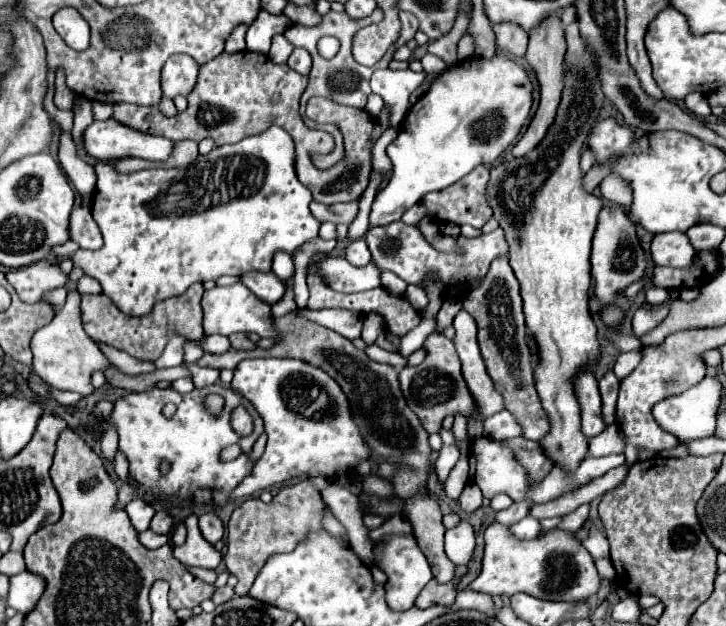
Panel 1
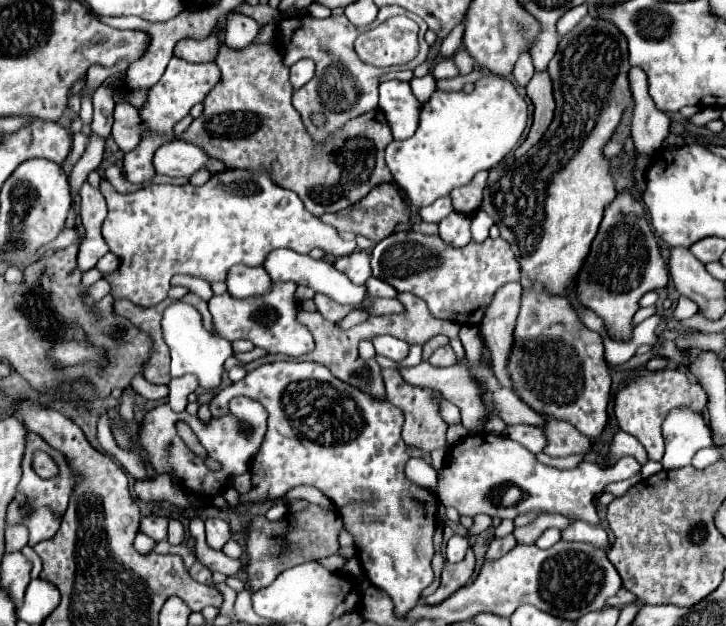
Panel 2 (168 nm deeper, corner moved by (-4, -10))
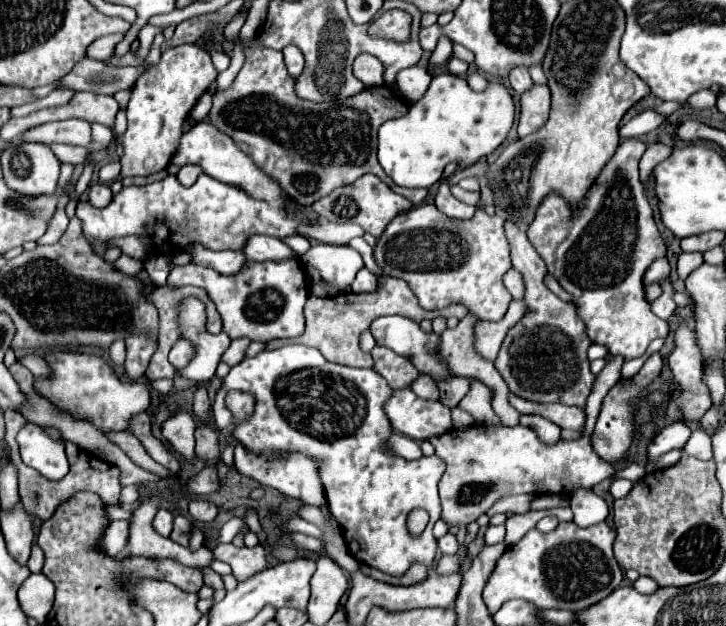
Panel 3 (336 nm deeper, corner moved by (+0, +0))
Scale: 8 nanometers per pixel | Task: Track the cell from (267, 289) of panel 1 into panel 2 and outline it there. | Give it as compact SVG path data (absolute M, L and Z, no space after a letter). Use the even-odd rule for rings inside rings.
M231 266L225 284L229 294L233 294L235 298L249 298L249 296L261 296L269 292L271 278L261 266L259 268Z

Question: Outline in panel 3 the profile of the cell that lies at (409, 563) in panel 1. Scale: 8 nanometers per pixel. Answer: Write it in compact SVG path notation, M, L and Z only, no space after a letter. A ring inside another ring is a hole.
M283 346L277 350L263 350L255 358L243 358L231 372L223 378L221 388L215 394L211 406L211 416L217 420L217 428L227 428L231 424L231 414L225 408L225 396L229 390L243 390L255 394L255 412L253 416L237 424L235 438L249 448L251 452L265 456L267 460L283 460L289 454L305 454L319 464L319 478L325 488L325 498L333 518L339 522L347 548L355 560L377 568L389 576L403 576L409 570L411 562L431 562L431 554L425 552L437 550L437 540L433 536L433 524L441 516L441 502L437 496L437 482L443 474L445 464L433 454L423 456L421 460L407 462L397 454L387 450L387 442L393 436L391 422L385 414L385 402L391 398L391 386L385 384L385 378L375 370L337 366L323 358L323 354L309 346ZM413 508L425 508L429 512L429 524L425 532L417 538L409 536L405 520Z

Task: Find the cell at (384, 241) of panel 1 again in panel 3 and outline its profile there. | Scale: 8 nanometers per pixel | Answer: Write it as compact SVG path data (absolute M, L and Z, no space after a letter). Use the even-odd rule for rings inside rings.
M433 204L413 206L389 222L385 232L377 238L373 256L385 276L401 278L409 284L413 294L419 298L421 308L425 310L441 310L451 304L463 304L469 314L481 320L499 320L509 308L511 294L505 290L501 280L511 268L511 256L505 236L505 220L497 214L487 216L485 210L477 210L471 220L451 220L439 214Z

